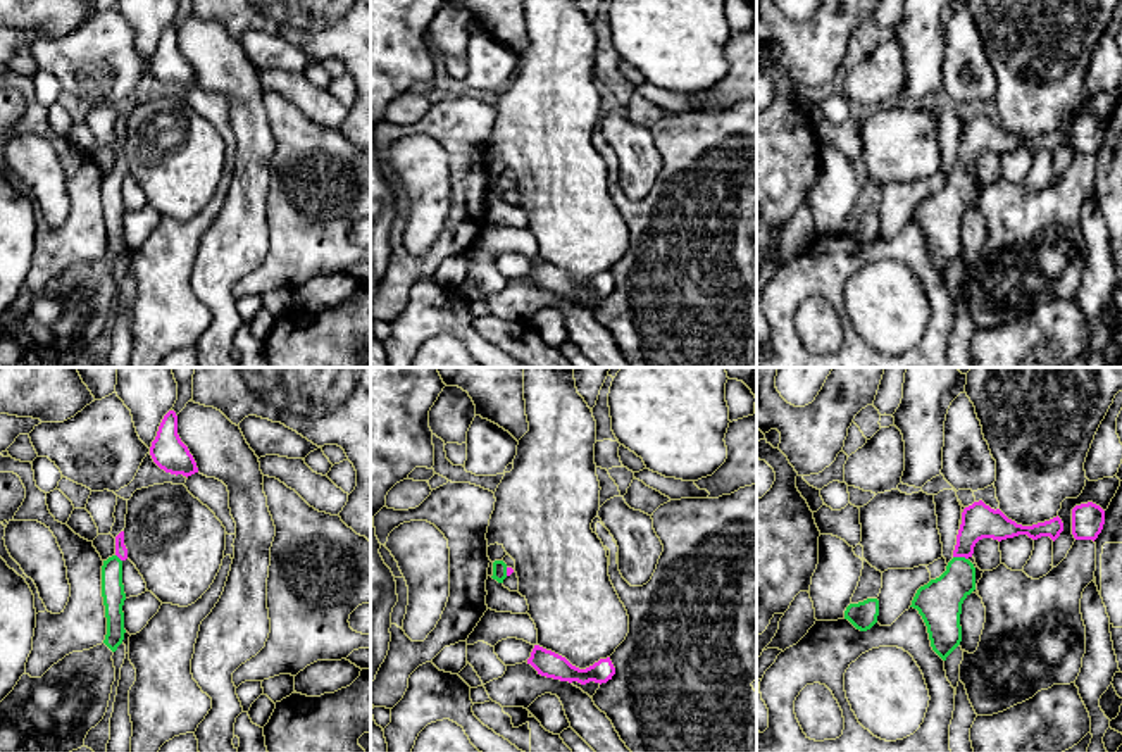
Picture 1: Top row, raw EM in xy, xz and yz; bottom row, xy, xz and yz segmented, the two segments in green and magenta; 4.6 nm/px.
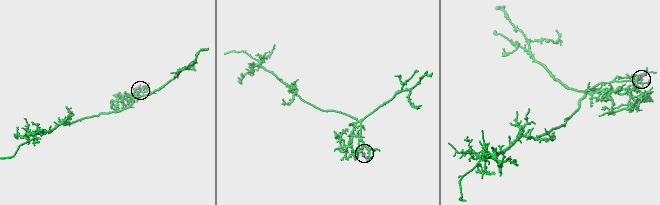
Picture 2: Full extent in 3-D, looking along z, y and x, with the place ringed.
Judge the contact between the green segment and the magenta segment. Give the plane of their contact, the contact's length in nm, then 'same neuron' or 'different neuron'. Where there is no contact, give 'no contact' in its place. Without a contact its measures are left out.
contact in yz; length 70 nm; same neuron

